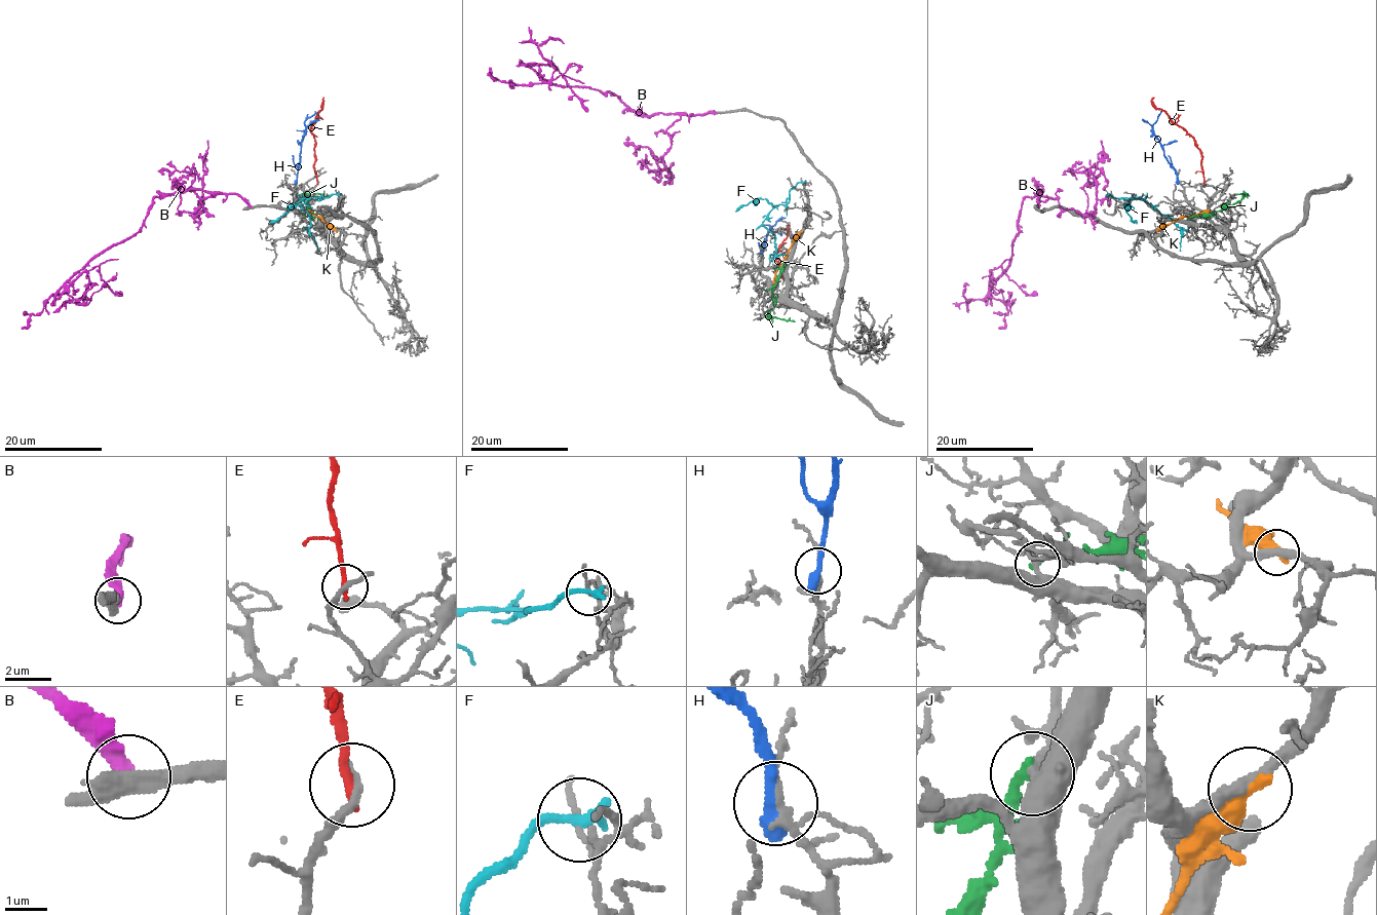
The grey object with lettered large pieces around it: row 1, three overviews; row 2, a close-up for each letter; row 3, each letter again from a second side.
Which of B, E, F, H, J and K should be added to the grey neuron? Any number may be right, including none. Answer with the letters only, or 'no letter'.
no letter

